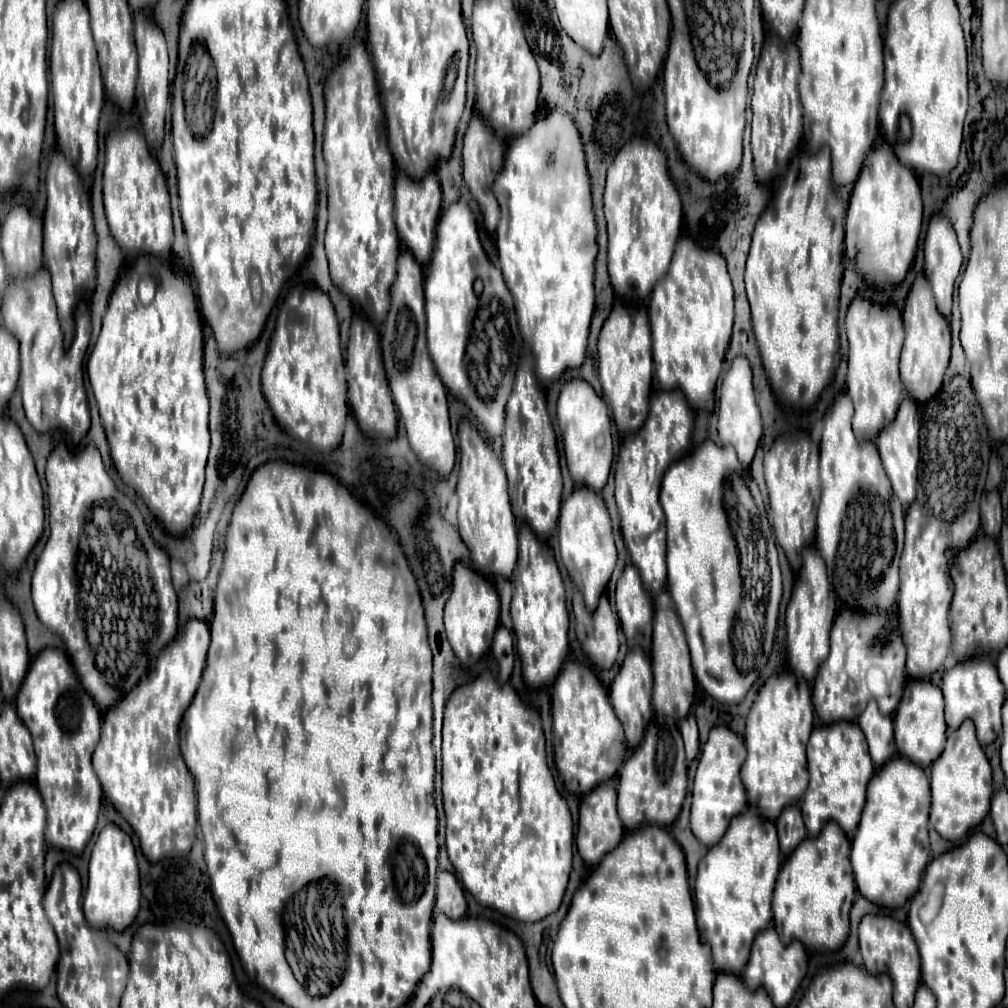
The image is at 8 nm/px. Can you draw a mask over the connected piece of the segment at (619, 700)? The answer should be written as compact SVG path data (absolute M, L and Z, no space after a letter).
M631 649L615 677L609 689L611 705L615 709L615 715L623 723L625 737L629 747L637 747L643 741L645 729L653 719L653 707L651 707L651 695L653 695L653 673L651 673L651 661L641 649Z

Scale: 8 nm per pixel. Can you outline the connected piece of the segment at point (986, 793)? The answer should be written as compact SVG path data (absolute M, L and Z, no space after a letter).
M965 721L955 733L947 733L945 751L941 753L939 761L931 765L931 817L929 825L945 839L945 841L959 841L967 835L969 829L977 827L991 809L993 797L993 779L991 779L991 765L983 753L975 737L975 727L971 721Z

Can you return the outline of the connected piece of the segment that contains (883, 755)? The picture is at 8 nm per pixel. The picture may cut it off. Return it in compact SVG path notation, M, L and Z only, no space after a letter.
M875 701L867 703L867 709L859 717L859 727L865 733L869 755L877 769L881 769L895 753L895 739L893 739L893 721L891 717L883 717L875 705Z

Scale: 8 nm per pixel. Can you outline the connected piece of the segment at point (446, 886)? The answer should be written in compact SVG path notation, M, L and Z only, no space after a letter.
M439 871L439 877L437 877L435 911L443 913L451 919L461 919L461 917L465 917L465 911L467 911L463 887L459 885L457 877L447 871Z

